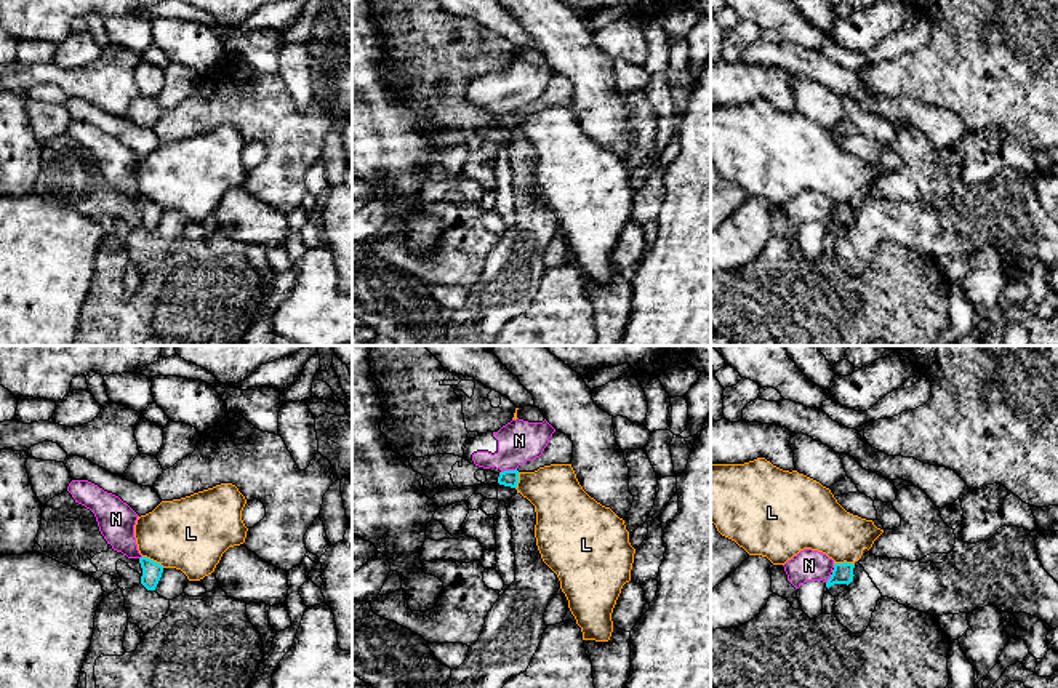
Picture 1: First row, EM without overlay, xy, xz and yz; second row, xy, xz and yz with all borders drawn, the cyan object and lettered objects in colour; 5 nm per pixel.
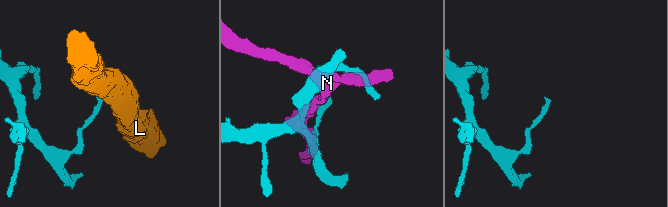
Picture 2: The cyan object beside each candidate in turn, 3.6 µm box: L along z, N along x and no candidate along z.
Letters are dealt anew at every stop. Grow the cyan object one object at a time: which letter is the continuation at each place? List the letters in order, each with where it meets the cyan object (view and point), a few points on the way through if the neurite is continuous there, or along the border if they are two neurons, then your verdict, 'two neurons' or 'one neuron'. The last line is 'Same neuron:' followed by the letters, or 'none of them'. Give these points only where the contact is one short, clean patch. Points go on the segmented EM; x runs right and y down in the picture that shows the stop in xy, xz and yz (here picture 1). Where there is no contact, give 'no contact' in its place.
L: xy (152, 560) | along xy (143, 556), (164, 567) | two neurons
N: xz (508, 471) | along xz (516, 468), (501, 472) | two neurons
Same neuron: none of them

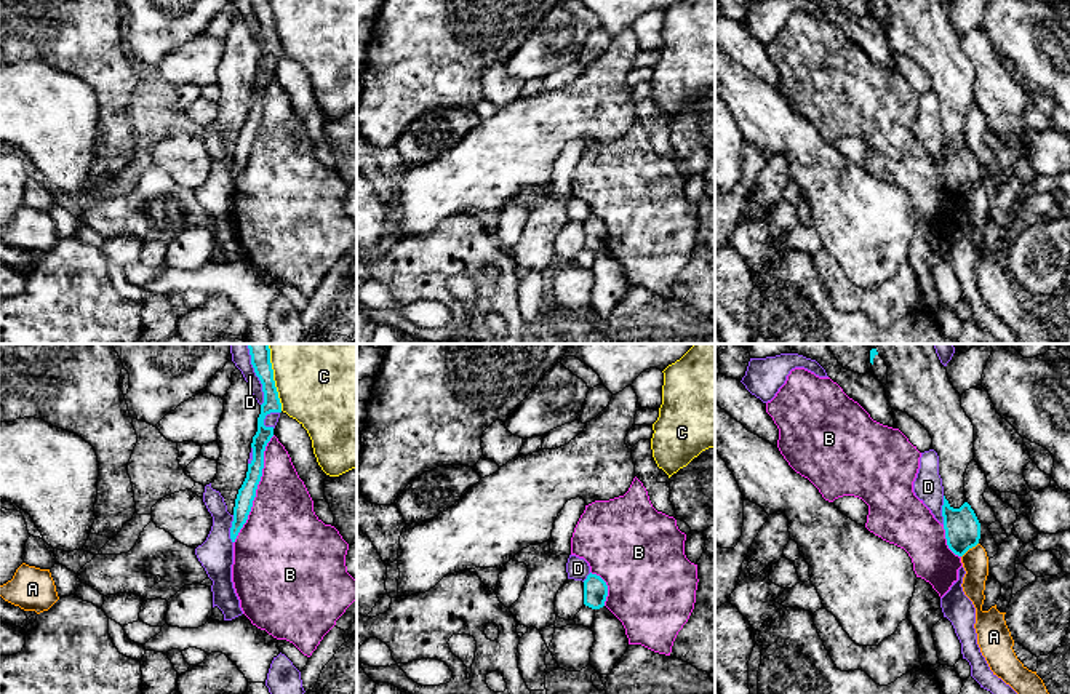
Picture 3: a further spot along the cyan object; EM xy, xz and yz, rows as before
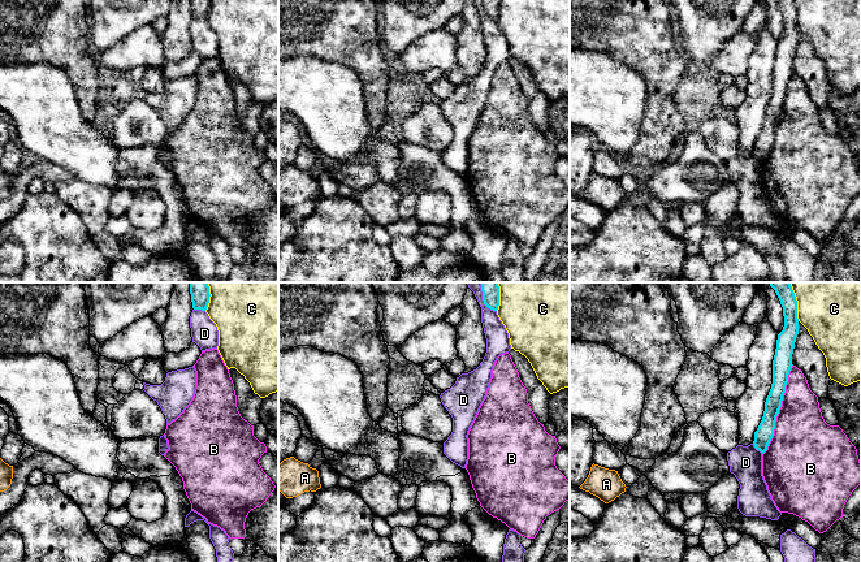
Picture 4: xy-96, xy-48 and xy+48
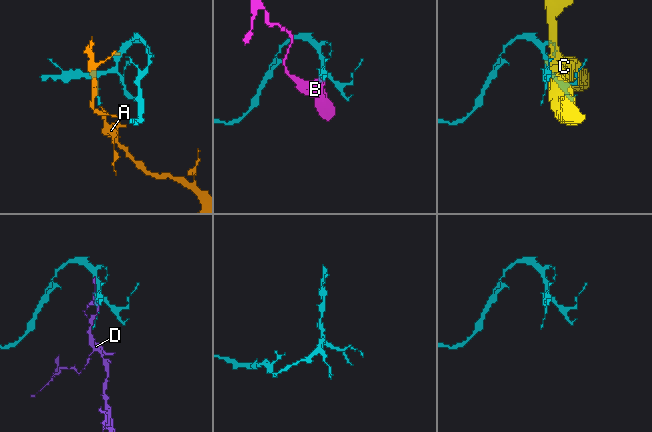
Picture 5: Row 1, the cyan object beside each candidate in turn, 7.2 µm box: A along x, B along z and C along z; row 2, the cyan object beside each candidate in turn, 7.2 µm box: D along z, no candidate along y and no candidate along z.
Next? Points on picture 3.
A: yz (970, 547) | along yz (978, 542), (962, 557) | two neurons
B: xy (256, 488) | two neurons
C: xy (272, 378) | two neurons
D: xy (256, 374) | two neurons
Same neuron: none of them

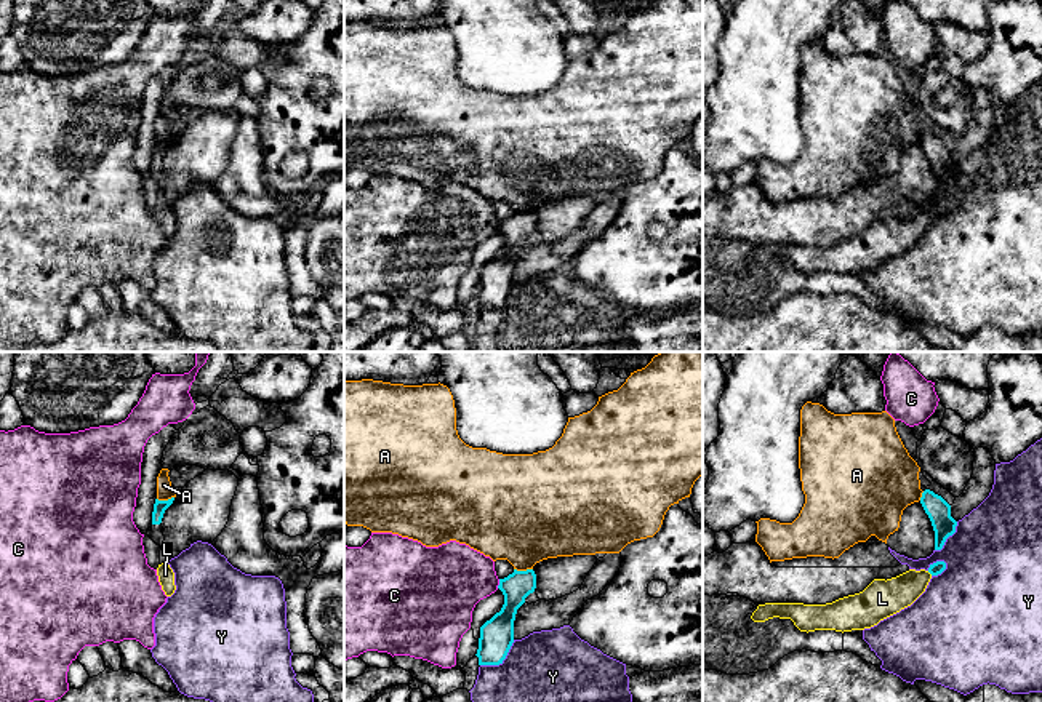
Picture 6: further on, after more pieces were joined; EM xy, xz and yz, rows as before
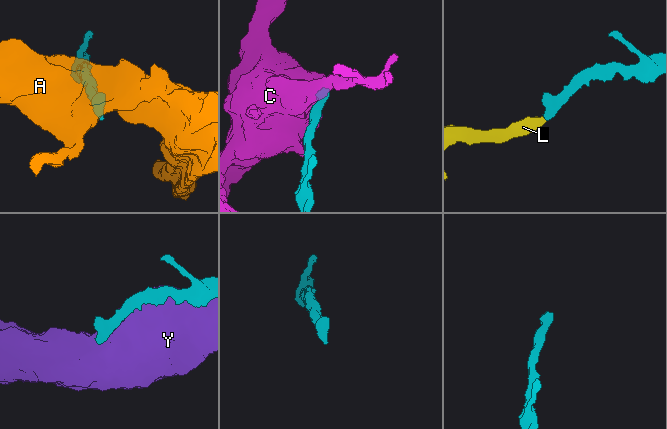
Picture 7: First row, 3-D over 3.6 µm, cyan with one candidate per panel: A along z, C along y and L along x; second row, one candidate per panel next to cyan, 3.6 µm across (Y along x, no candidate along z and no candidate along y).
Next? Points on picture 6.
A: xz (524, 571) | along xz (514, 568), (532, 570) | two neurons
C: xz (500, 584) | two neurons
L: yz (930, 573) | across yz (937, 568), (930, 573), (889, 597) | one neuron
Y: xz (501, 661) | two neurons
Same neuron: L

